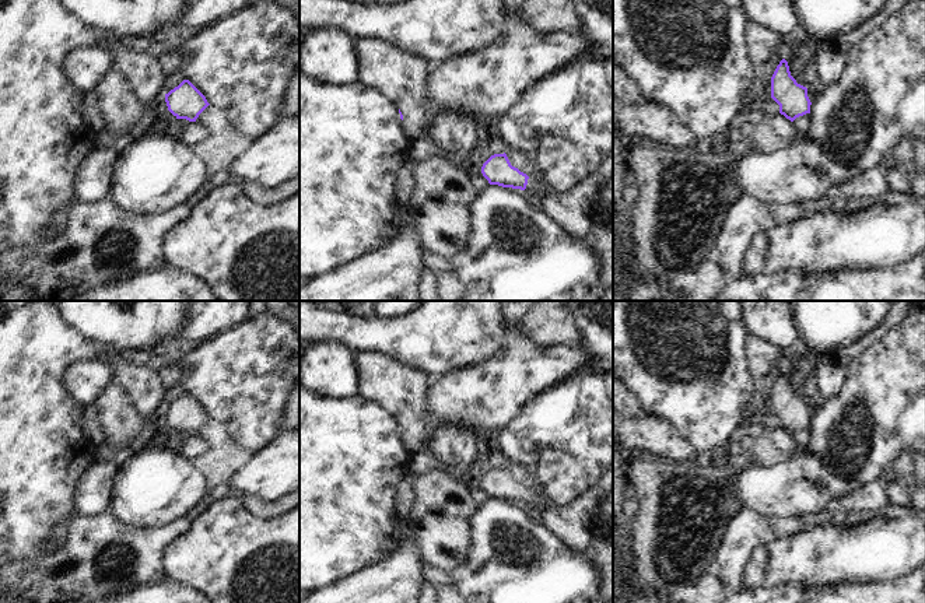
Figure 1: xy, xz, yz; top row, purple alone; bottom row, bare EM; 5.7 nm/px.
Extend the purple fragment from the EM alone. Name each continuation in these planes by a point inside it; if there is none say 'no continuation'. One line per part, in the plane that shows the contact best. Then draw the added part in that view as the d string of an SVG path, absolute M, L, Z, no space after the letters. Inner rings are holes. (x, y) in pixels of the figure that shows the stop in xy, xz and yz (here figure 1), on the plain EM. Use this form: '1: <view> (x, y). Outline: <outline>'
1: xz (406, 392). Outline: M357 351L355 362L361 371L361 395L397 418L410 451L424 452L435 376L382 353Z
2: xz (533, 500). Outline: M529 490L525 506L528 509L536 511L537 505L540 502L542 502L542 497L539 494L536 494L535 491Z

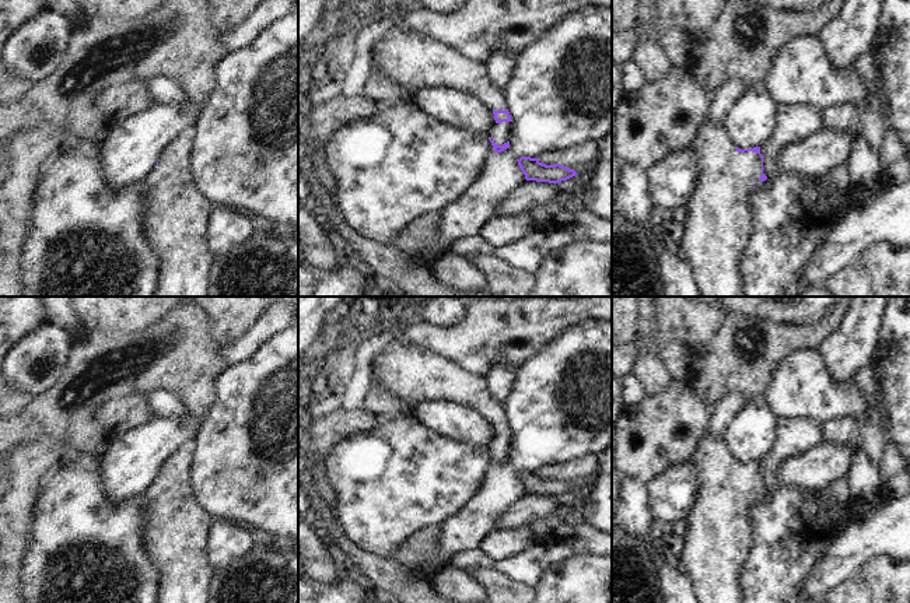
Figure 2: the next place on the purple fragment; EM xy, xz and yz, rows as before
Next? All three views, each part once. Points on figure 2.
1: yz (718, 535). Outline: M707 427L692 456L697 476L697 495L687 518L683 564L700 603L742 603L738 575L750 547L748 511L762 490L757 466L739 466L729 456L724 437Z

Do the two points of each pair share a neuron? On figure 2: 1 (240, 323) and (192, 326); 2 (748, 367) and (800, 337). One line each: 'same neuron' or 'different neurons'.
1: different neurons
2: same neuron

